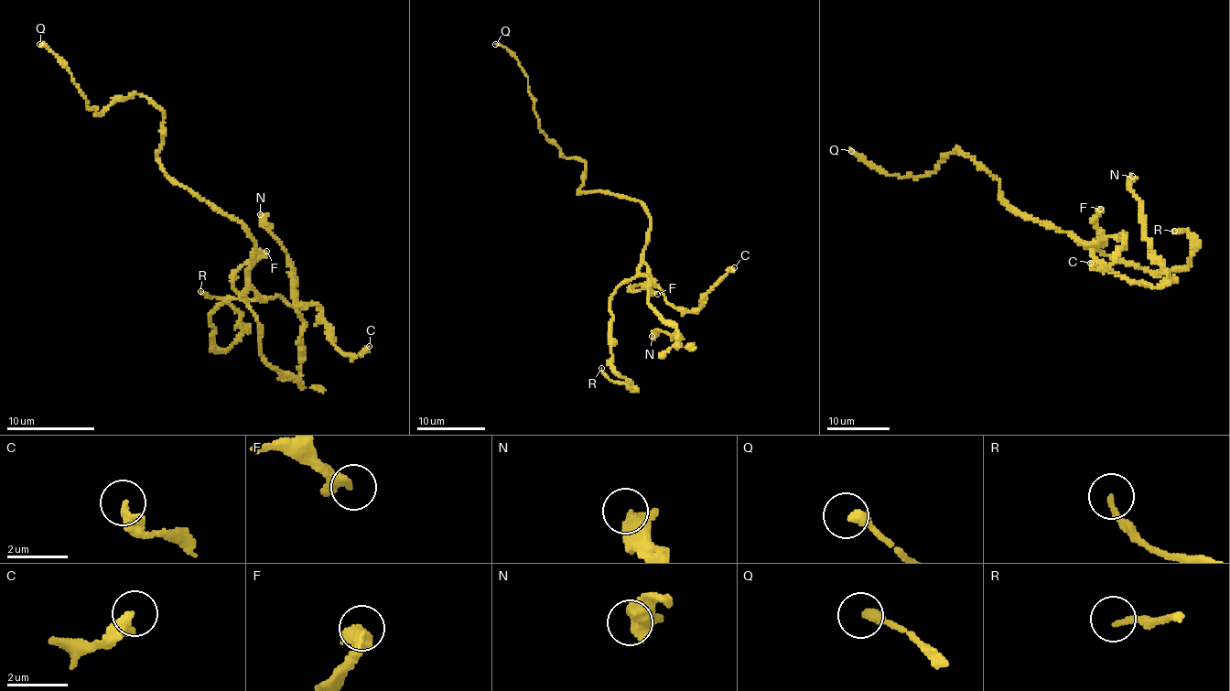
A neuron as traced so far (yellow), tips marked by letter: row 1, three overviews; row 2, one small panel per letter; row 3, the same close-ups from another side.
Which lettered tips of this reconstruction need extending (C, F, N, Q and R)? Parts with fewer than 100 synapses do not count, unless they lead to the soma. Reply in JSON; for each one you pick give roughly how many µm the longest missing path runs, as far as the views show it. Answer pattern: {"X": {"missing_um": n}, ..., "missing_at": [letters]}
{"missing_at": []}

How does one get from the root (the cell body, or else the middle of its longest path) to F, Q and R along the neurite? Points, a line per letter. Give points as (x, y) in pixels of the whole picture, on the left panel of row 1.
F: (252, 240), (255, 258), (249, 267), (250, 283), (260, 296), (245, 297), (234, 286), (233, 276), (266, 251)
Q: (252, 240), (238, 221), (213, 210), (162, 169), (157, 108), (134, 93), (96, 115), (71, 75), (39, 44)
R: (252, 240), (250, 283), (210, 317), (213, 350), (221, 352), (241, 330), (239, 314), (200, 291)

